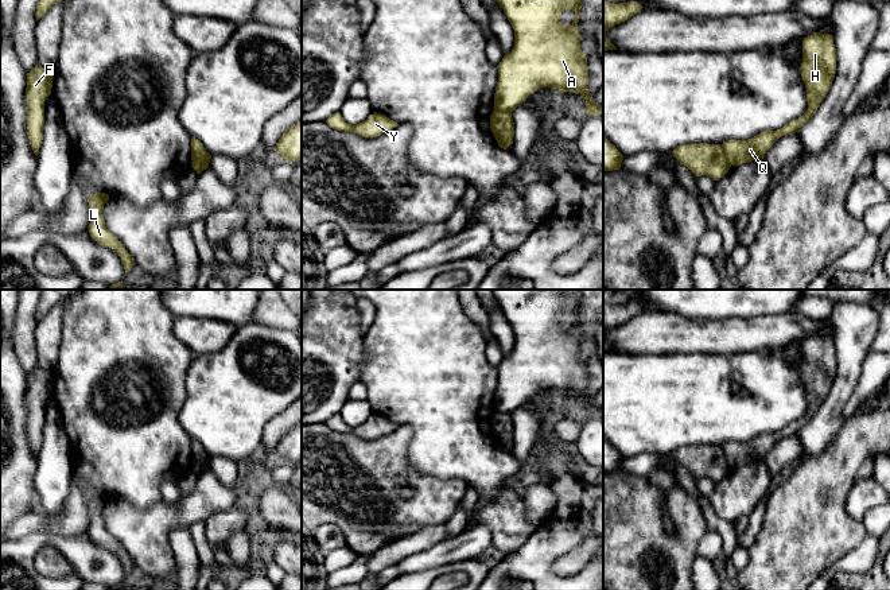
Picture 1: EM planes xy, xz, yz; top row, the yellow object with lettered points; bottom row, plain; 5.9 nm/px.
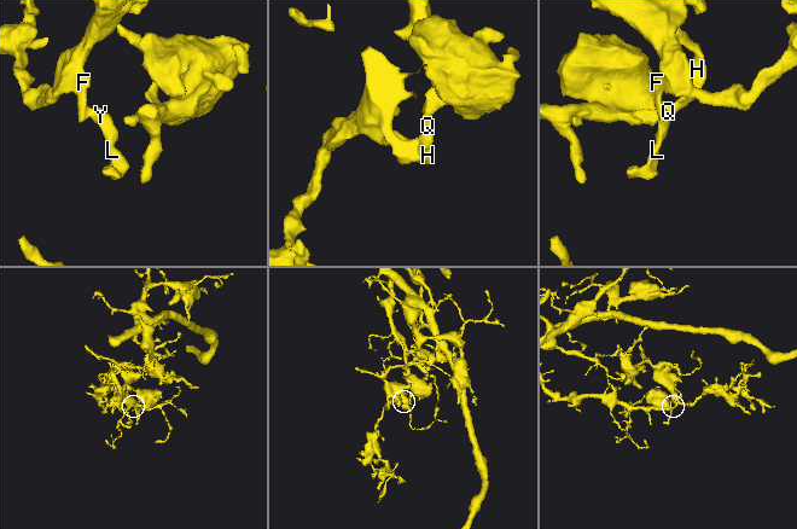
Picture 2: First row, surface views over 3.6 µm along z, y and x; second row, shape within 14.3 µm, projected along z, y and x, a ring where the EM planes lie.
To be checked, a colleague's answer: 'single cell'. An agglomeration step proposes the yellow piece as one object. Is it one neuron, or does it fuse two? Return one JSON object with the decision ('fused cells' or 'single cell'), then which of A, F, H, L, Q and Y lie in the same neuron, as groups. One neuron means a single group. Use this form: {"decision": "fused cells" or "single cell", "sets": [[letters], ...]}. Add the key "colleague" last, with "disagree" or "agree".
{"decision": "fused cells", "sets": [["A"], ["F", "H", "L", "Q", "Y"]], "colleague": "disagree"}

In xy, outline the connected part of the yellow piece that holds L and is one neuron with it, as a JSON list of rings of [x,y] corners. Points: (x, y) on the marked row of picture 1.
[[[96,193],[89,195],[88,198],[90,214],[89,233],[94,241],[104,247],[109,247],[118,253],[127,273],[135,265],[135,260],[123,247],[118,238],[113,233],[110,233],[105,226],[102,210],[104,205],[108,201],[109,195],[105,193]]]

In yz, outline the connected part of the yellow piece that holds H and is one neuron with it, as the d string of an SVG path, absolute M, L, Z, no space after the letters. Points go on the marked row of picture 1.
M813 32L802 40L801 77L807 89L805 113L777 131L765 131L749 140L727 140L722 144L730 166L763 159L766 151L785 135L796 133L816 112L832 86L836 74L833 36Z

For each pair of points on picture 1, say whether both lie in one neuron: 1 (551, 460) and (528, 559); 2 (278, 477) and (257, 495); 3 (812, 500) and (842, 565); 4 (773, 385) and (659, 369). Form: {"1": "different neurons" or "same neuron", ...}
{"1": "same neuron", "2": "different neurons", "3": "different neurons", "4": "same neuron"}

